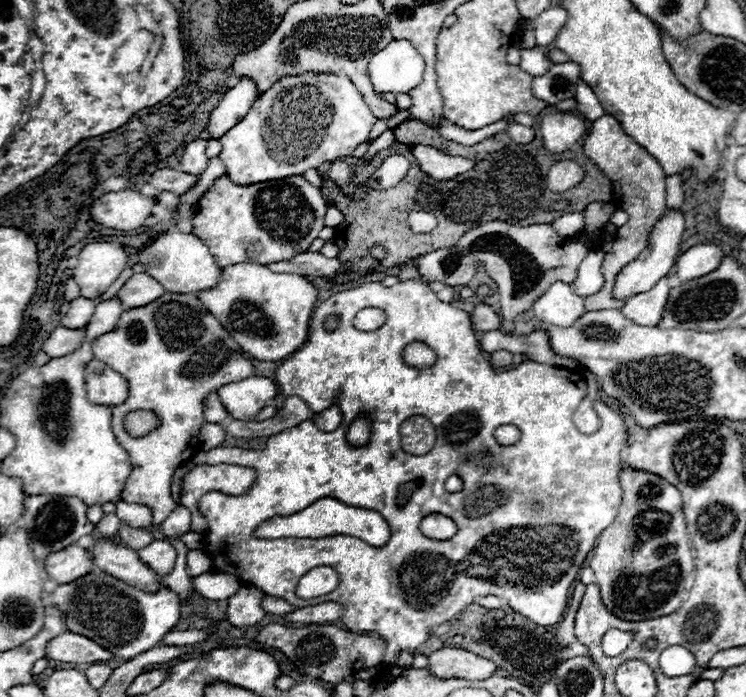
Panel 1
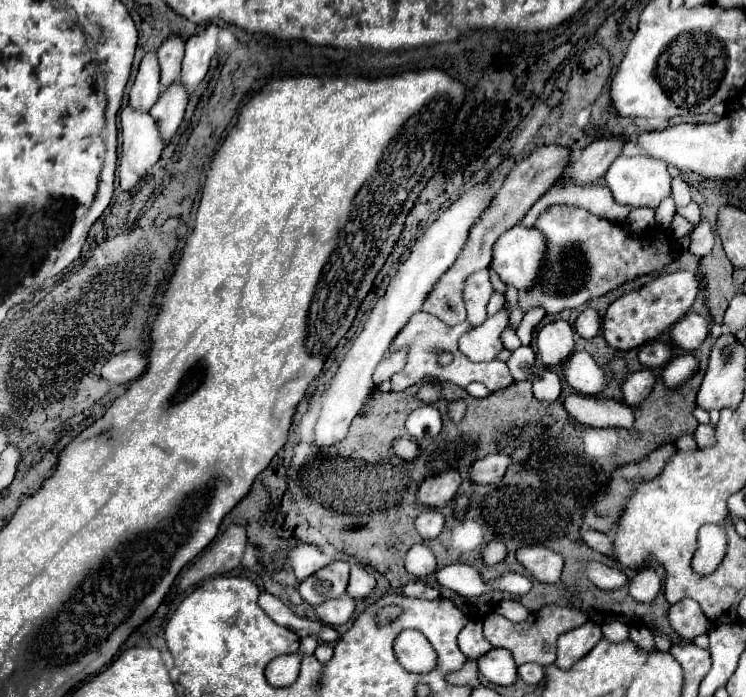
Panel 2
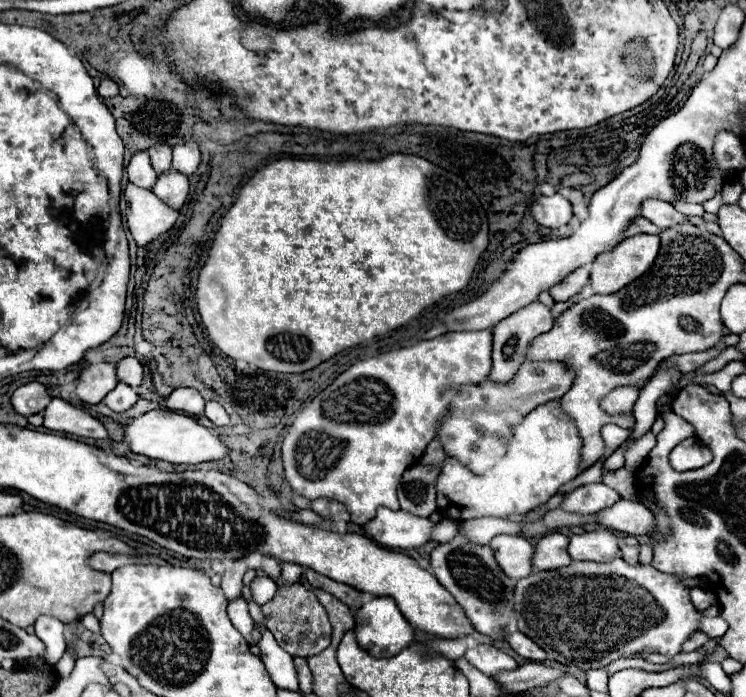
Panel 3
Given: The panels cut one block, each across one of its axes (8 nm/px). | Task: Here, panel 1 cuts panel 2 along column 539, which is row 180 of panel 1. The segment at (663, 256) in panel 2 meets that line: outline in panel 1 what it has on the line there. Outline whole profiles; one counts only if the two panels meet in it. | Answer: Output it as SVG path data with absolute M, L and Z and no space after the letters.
M226 176L216 180L216 184L200 198L198 212L192 218L194 234L204 240L210 248L216 264L220 268L232 266L238 262L256 262L256 264L270 264L280 262L296 256L296 252L306 252L310 244L318 238L318 232L324 228L324 214L326 214L326 200L322 192L312 186L304 176L288 176L284 180L272 180L264 184L252 186L236 186Z

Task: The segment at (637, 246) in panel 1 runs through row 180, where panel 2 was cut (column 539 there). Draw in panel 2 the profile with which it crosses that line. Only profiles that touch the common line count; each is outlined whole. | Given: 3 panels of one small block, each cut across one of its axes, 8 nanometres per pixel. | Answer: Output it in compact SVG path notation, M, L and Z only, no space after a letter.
M548 606L538 612L532 612L524 622L510 622L504 616L490 614L484 620L484 638L496 646L496 648L506 648L512 652L516 664L526 664L526 662L536 662L540 666L550 666L556 660L556 640L560 634L582 626L586 623L586 616L580 610L568 608L568 606Z

